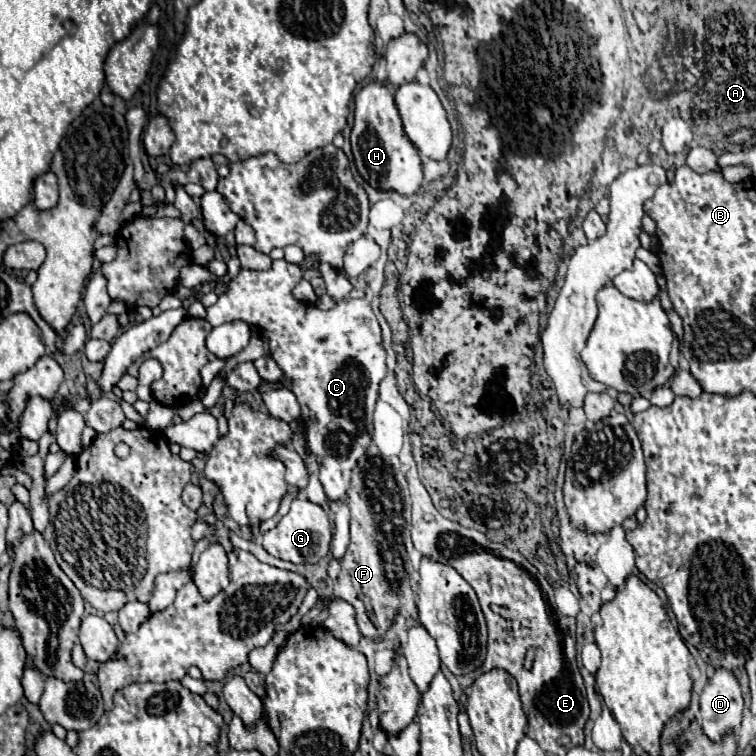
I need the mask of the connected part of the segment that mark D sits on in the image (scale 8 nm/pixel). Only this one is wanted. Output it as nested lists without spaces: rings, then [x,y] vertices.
[[[716,667],[700,693],[700,725],[704,733],[716,741],[728,731],[736,733],[742,721],[742,691],[730,669]]]

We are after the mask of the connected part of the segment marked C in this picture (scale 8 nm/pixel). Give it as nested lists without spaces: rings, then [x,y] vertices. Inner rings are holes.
[[[314,257],[304,259],[302,263],[286,263],[284,259],[274,261],[272,269],[268,271],[252,271],[252,269],[240,269],[240,273],[228,283],[226,291],[218,295],[218,303],[208,307],[206,321],[212,327],[218,327],[222,323],[230,323],[236,319],[242,319],[254,327],[260,329],[262,337],[270,343],[270,355],[282,369],[284,379],[290,383],[284,385],[268,383],[266,387],[258,387],[260,393],[266,393],[270,389],[288,389],[296,395],[300,407],[302,407],[302,419],[306,429],[306,445],[316,455],[316,461],[320,465],[320,483],[324,487],[324,493],[330,501],[342,501],[346,503],[346,491],[350,487],[350,475],[356,467],[358,459],[366,453],[372,433],[374,433],[374,405],[378,401],[378,383],[386,377],[386,351],[382,347],[382,335],[376,315],[372,313],[372,307],[366,299],[344,299],[336,305],[332,311],[320,311],[314,303],[302,303],[292,297],[292,289],[302,281],[302,273],[308,267],[316,267]]]

